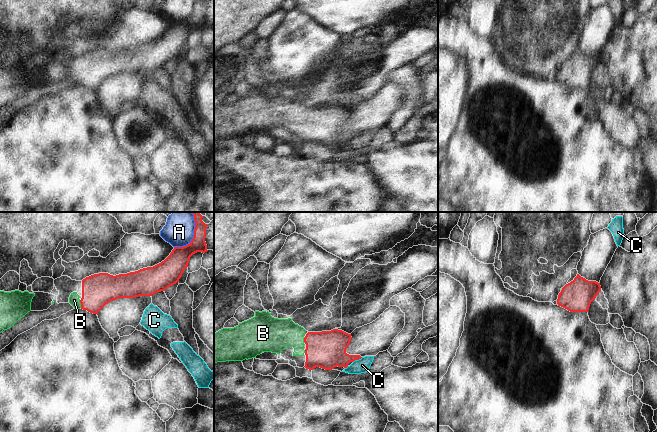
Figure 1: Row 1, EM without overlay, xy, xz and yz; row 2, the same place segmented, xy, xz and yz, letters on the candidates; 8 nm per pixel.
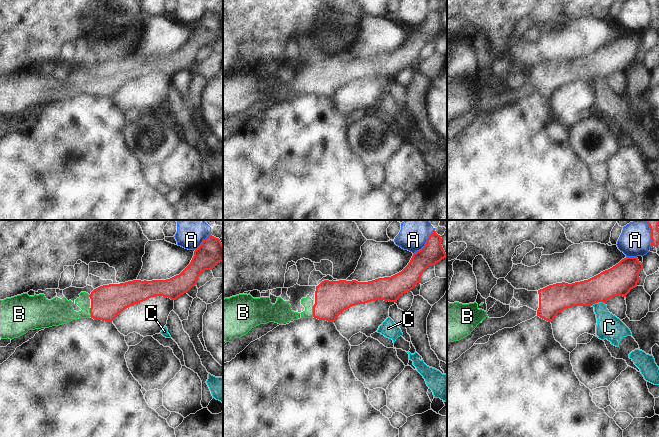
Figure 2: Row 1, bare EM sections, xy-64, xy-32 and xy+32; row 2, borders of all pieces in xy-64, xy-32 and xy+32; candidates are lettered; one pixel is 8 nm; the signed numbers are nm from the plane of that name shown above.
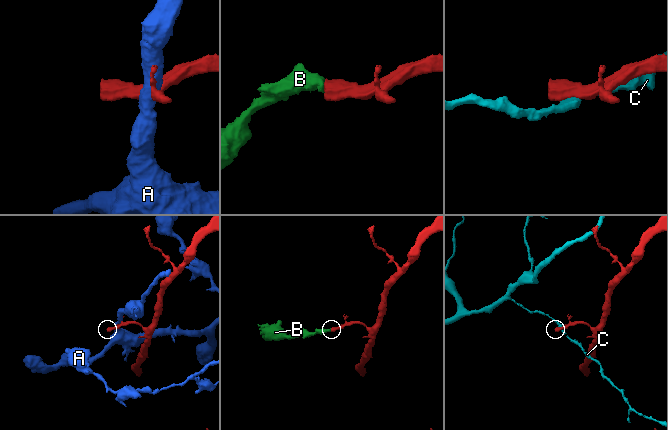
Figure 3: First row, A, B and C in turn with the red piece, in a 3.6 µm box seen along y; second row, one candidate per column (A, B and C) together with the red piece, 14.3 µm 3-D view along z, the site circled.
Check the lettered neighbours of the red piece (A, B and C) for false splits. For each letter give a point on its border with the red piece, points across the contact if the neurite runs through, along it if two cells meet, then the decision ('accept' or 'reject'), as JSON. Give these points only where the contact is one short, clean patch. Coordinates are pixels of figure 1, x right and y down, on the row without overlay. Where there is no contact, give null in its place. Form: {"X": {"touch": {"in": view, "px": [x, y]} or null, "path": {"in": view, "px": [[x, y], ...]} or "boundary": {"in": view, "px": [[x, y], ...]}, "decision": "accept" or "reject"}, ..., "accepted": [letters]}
{"A": {"touch": {"in": "xy", "px": [191, 17]}, "decision": "reject"}, "B": {"touch": {"in": "xy", "px": [81, 80]}, "path": {"in": "xy", "px": [[99, 65], [81, 80], [74, 76]]}, "decision": "accept"}, "C": {"touch": {"in": "xz", "px": [357, 135]}, "boundary": {"in": "xz", "px": [[362, 133], [353, 138]]}, "decision": "reject"}, "accepted": ["B"]}

